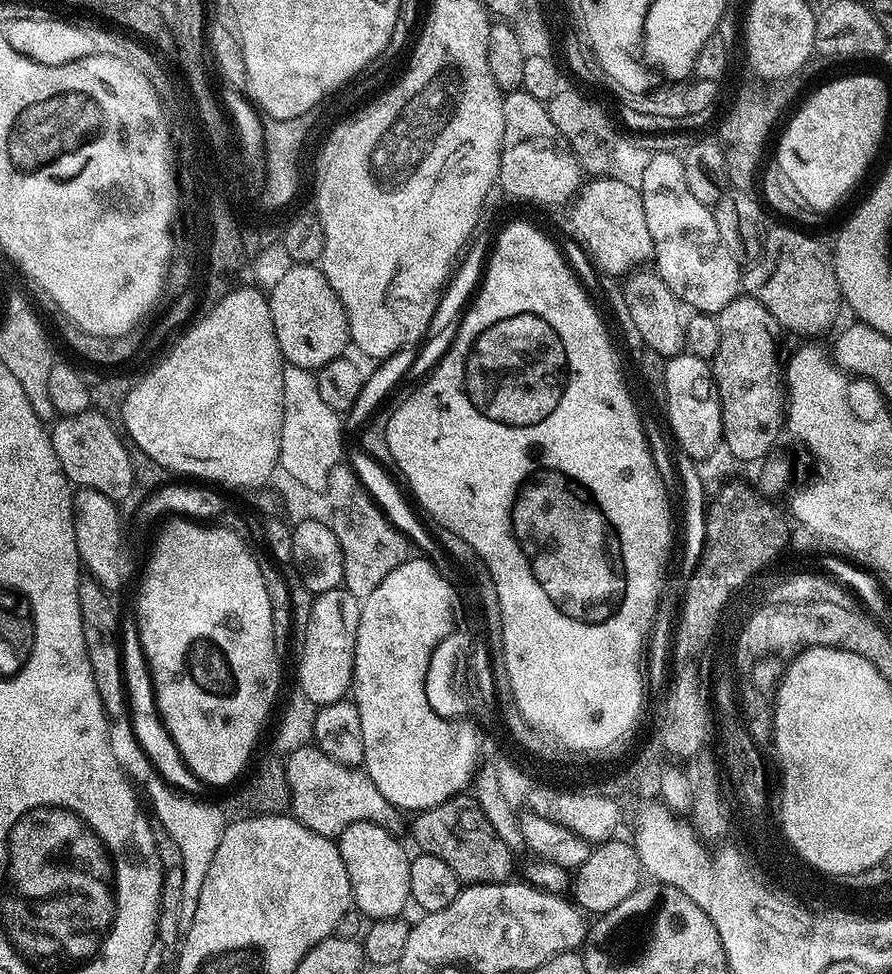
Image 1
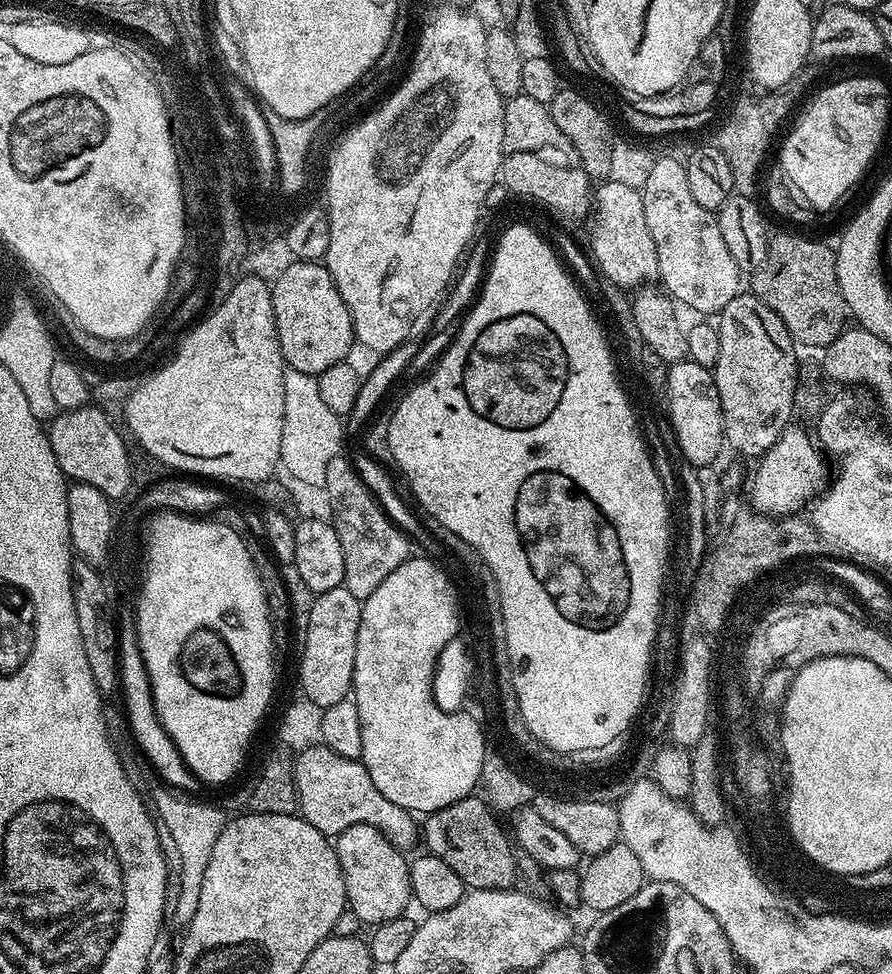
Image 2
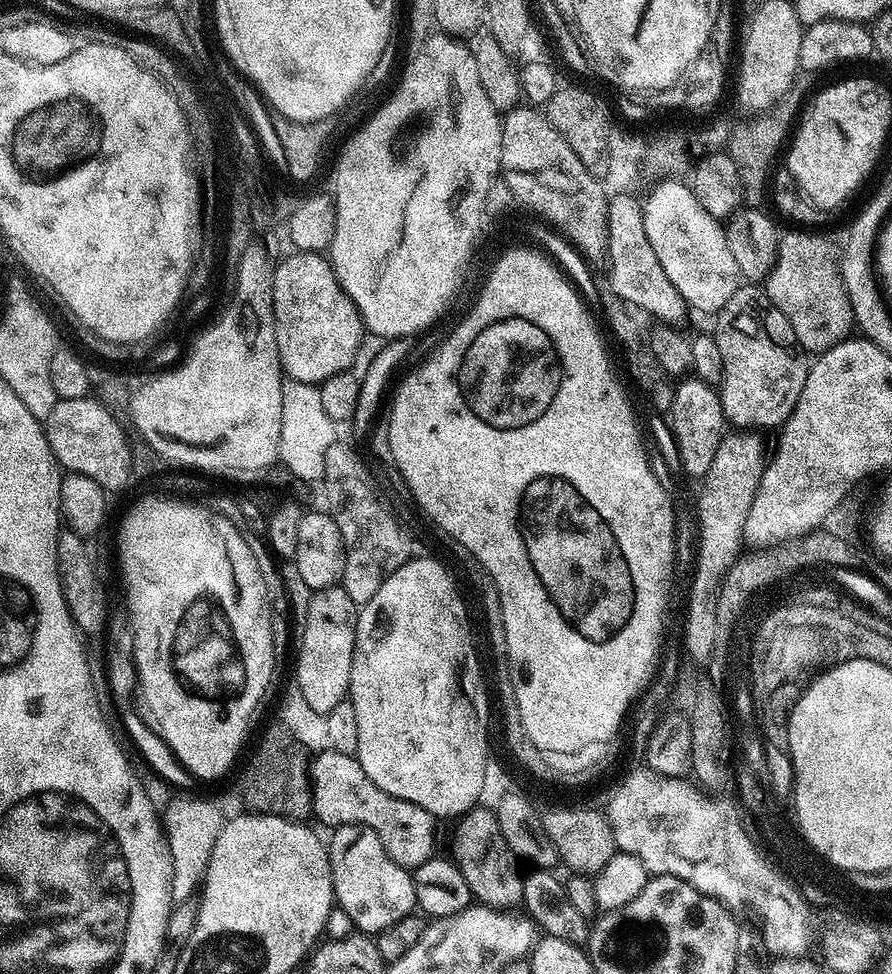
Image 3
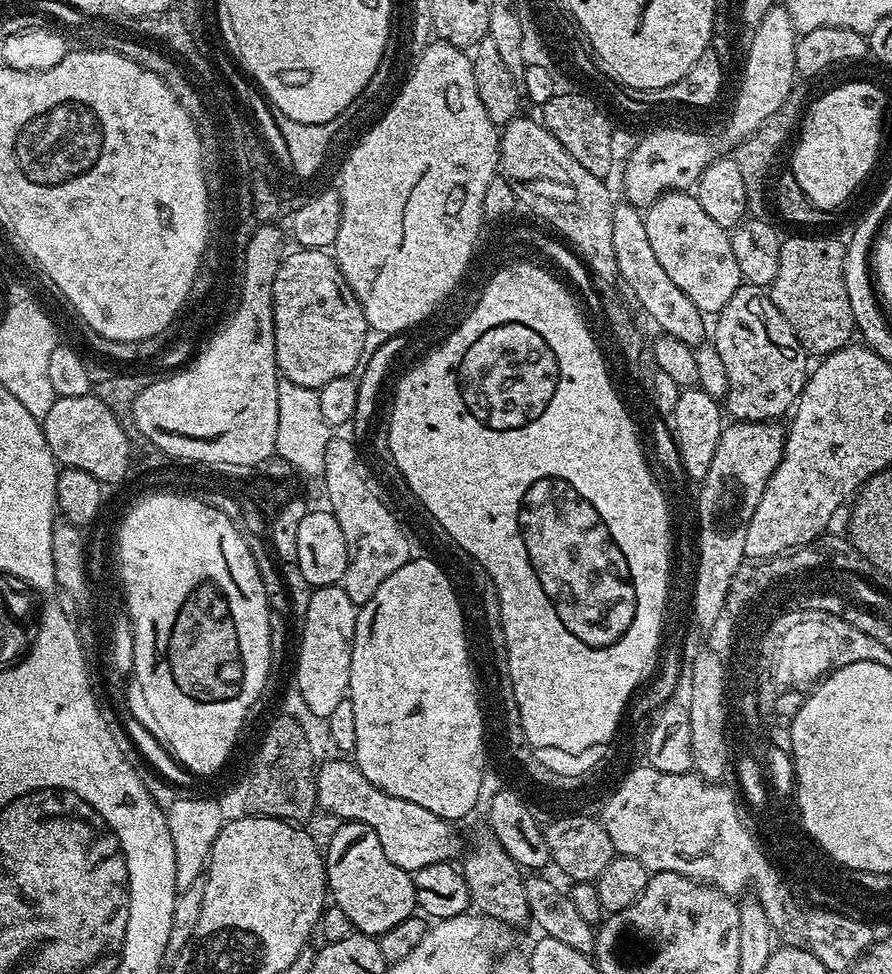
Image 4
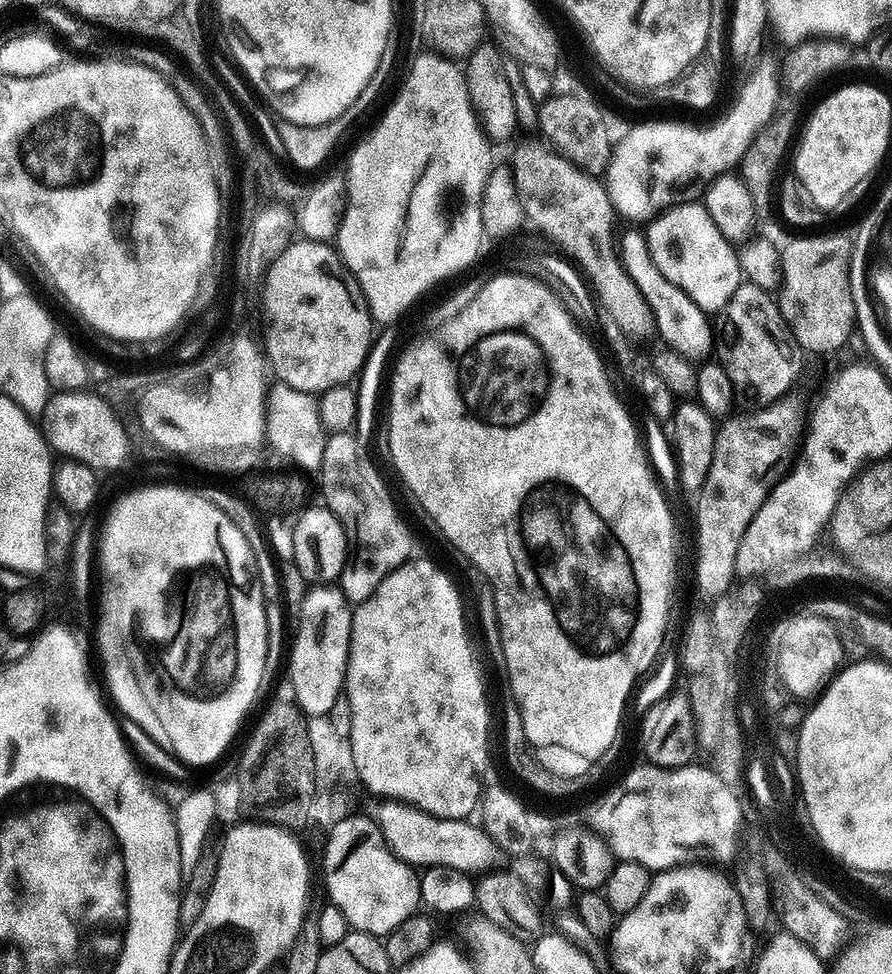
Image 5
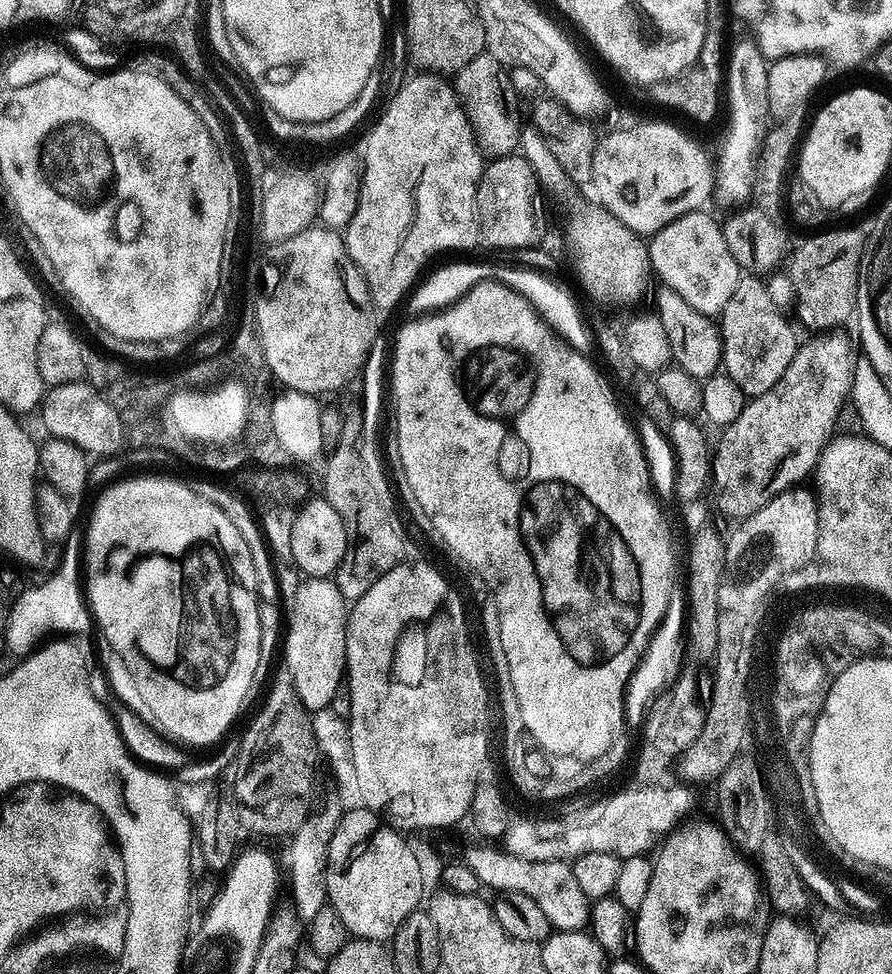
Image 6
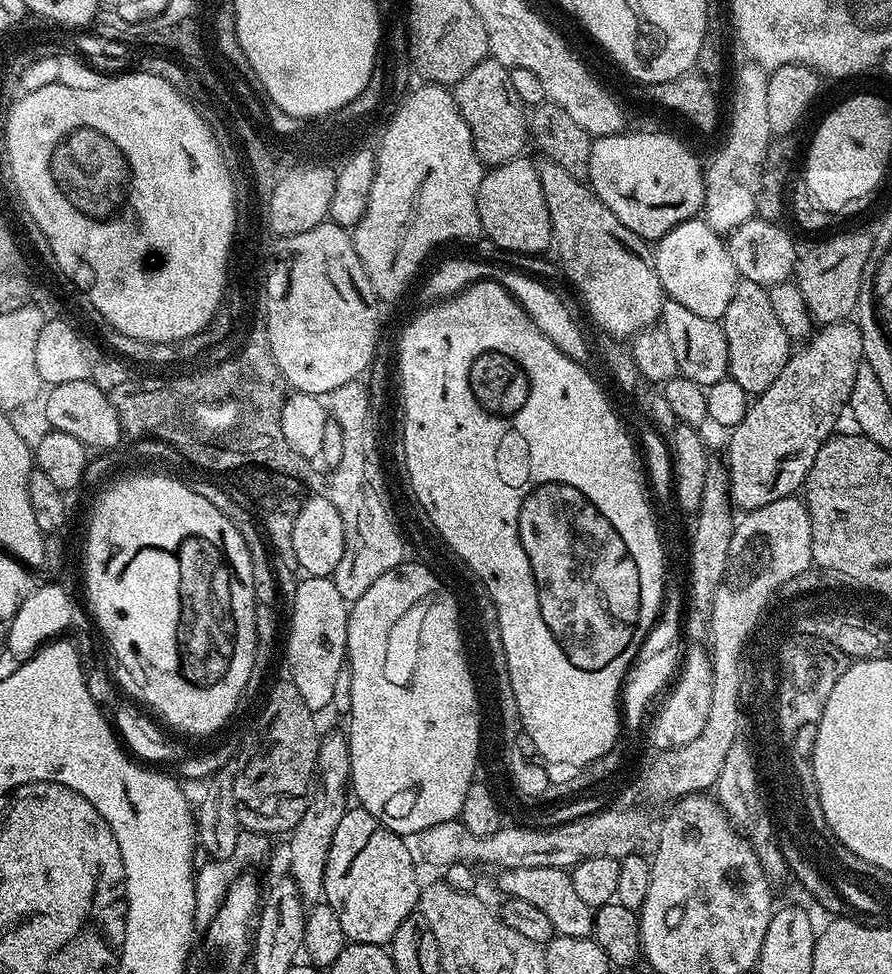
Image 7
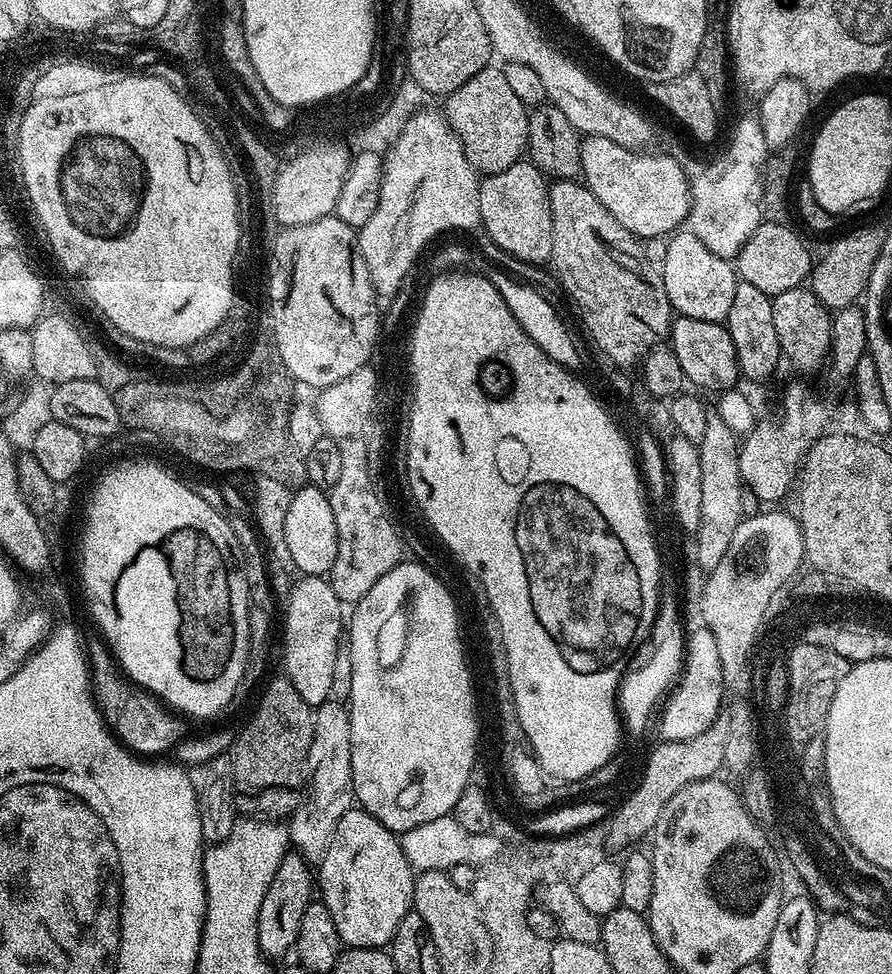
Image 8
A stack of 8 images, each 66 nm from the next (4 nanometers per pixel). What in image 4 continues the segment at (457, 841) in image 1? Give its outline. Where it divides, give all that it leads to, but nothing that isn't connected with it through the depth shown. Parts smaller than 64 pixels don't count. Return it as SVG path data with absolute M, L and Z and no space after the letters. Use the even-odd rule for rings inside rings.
M484 830L477 838L474 852L470 852L467 853L469 856L464 864L462 863L462 871L472 895L475 911L497 920L503 926L526 922L528 924L530 915L526 898L526 880L524 876L520 877L522 875L520 865L512 861L510 854L506 854L506 850L498 842L498 838L488 830Z

